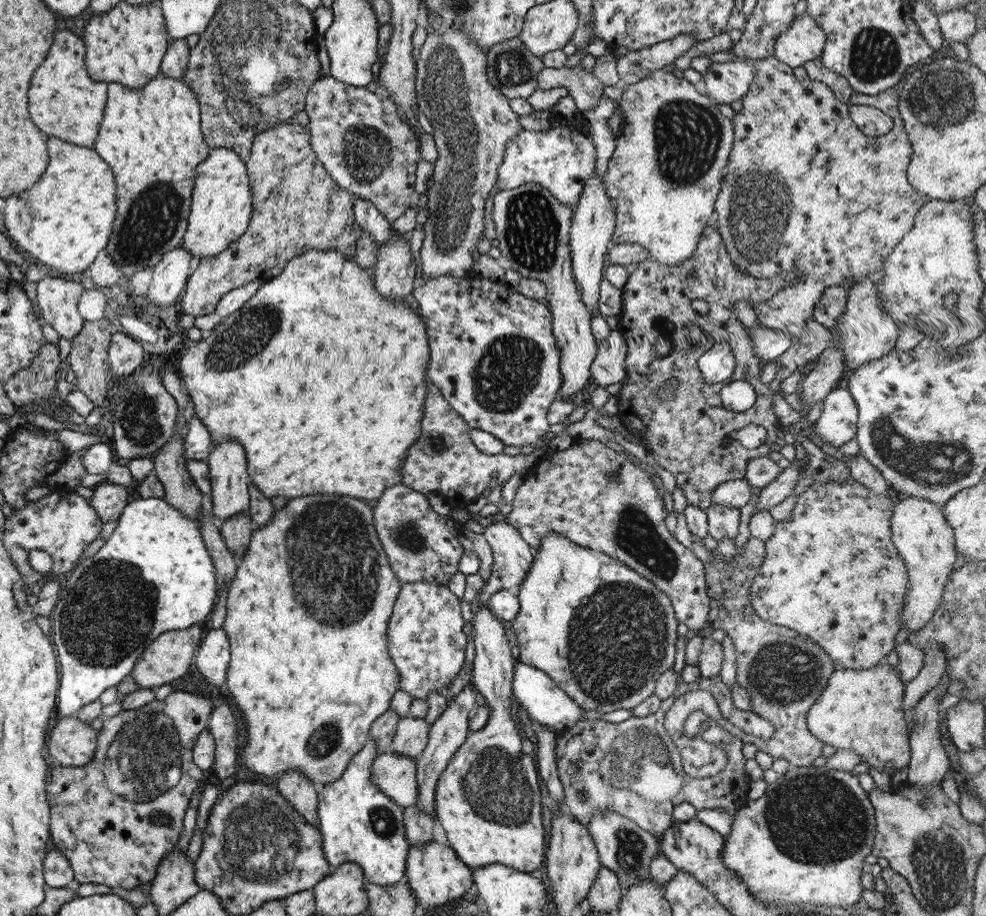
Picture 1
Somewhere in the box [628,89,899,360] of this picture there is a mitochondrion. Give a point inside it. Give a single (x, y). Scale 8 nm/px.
(765, 204)

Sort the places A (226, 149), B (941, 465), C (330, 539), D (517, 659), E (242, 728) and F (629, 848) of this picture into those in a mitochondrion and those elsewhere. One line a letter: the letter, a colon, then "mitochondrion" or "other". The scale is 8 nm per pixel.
A: other
B: mitochondrion
C: mitochondrion
D: other
E: other
F: mitochondrion

